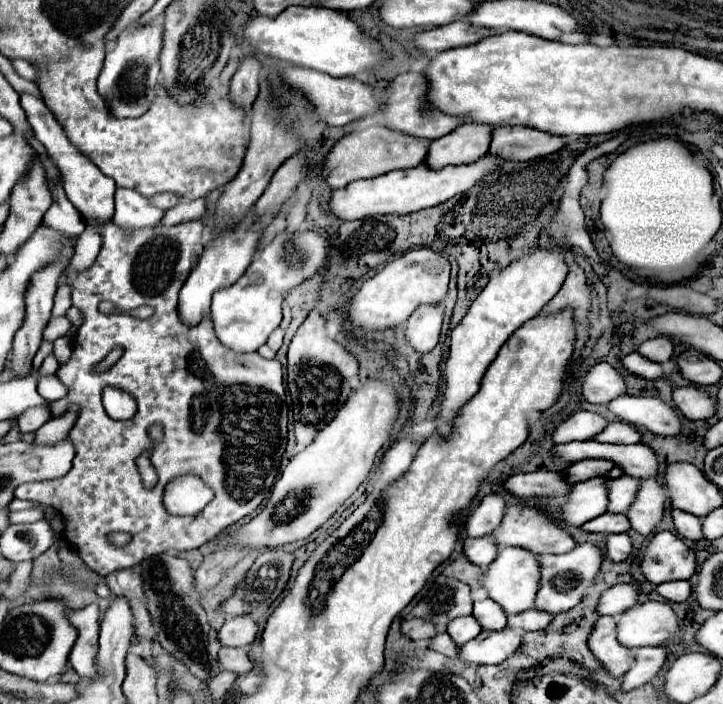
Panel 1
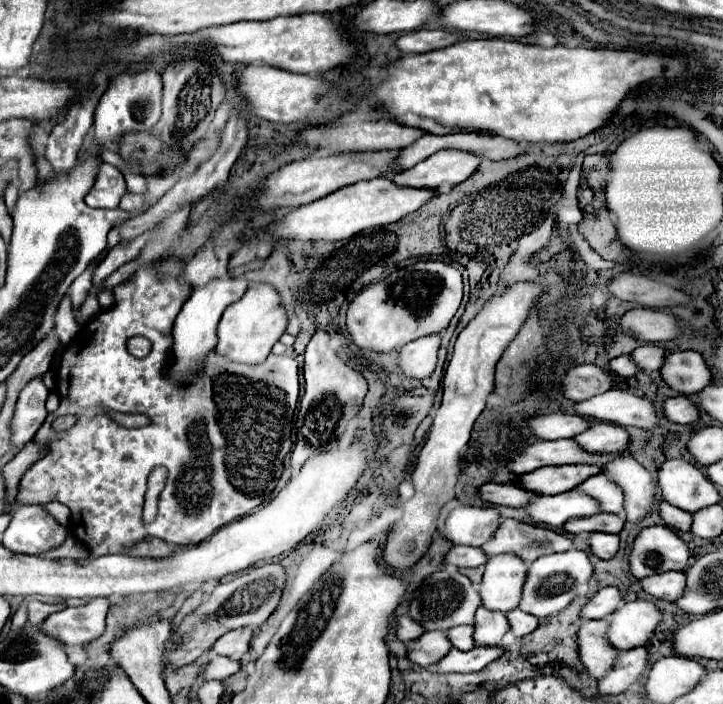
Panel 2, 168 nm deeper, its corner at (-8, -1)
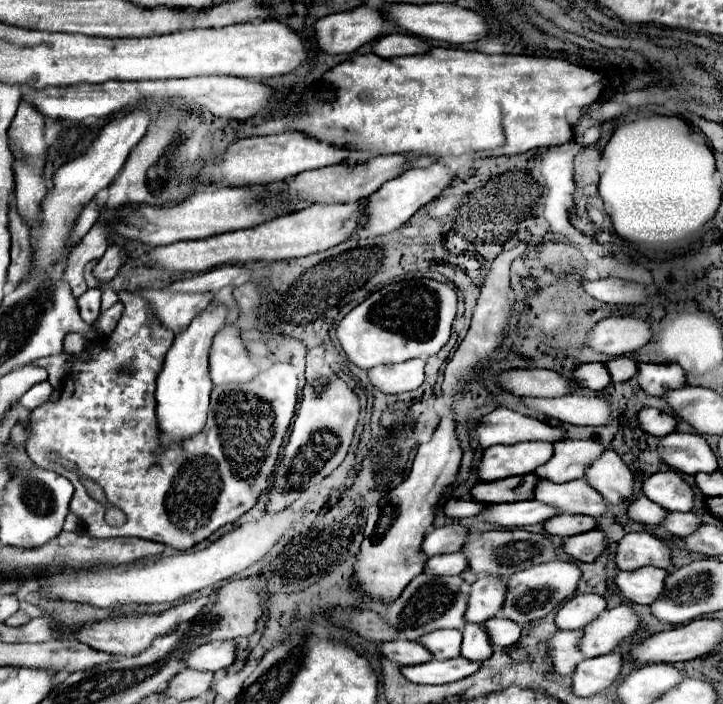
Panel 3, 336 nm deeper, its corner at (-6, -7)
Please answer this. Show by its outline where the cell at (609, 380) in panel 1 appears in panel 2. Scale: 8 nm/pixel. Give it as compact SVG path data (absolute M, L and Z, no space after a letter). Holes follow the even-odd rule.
M597 365L571 367L561 377L561 391L571 401L583 401L613 387L611 375Z

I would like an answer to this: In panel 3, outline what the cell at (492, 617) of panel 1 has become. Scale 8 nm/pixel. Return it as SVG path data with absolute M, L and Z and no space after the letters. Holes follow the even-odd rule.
M479 623L465 625L461 655L469 657L471 661L485 661L493 655L493 643L483 625L479 625Z

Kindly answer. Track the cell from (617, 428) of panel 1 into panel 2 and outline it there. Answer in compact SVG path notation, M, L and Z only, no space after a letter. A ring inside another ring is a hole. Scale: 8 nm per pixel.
M595 423L573 439L575 439L575 443L579 443L583 447L583 451L591 451L597 455L625 451L627 443L629 443L627 431L613 423Z

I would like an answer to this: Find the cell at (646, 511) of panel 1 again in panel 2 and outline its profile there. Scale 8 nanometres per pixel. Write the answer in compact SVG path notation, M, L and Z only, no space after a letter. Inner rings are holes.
M617 453L615 459L605 463L601 473L605 473L611 481L615 481L615 485L621 487L625 495L623 509L627 521L635 523L643 519L653 503L653 495L657 489L651 473L643 465L639 465L631 455L625 453Z

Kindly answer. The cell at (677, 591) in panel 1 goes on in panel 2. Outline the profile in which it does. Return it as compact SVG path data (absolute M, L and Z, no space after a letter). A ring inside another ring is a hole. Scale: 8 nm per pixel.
M667 571L663 575L651 575L647 579L639 581L641 589L655 597L655 599L665 599L665 601L675 601L683 595L685 589L685 573L681 571Z

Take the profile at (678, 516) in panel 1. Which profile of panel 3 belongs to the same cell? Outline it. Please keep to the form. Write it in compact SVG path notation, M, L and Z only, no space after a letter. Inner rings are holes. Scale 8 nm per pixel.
M637 497L635 501L631 501L627 505L627 515L633 519L633 521L639 521L639 523L649 523L649 525L661 525L663 517L665 517L665 509L655 505L653 501L649 501L647 497Z

